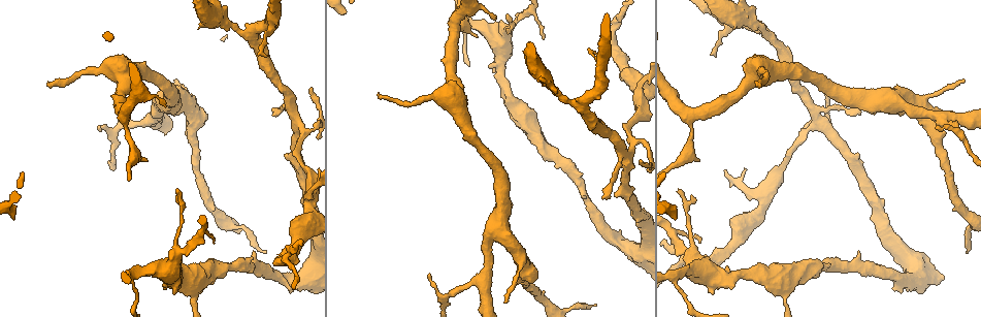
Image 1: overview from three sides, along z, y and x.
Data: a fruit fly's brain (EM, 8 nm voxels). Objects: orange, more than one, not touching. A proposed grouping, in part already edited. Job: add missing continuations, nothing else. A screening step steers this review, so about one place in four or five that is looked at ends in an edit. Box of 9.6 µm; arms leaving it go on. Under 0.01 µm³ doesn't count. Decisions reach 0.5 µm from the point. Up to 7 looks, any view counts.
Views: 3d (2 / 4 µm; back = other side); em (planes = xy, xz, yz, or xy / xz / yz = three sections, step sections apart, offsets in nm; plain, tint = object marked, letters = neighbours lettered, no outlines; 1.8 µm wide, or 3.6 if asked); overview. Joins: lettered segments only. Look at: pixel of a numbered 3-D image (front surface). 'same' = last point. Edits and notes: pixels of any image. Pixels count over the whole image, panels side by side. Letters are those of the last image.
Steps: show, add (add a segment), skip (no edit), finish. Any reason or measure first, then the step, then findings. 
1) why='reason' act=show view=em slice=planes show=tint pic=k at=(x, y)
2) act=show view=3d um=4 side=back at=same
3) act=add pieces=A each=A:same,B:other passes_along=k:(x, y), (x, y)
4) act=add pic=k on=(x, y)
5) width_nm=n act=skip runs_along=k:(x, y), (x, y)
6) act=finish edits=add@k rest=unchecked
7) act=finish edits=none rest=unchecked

why='tapers out' act=show view=3d um=4 pic=1 at=(756, 82)

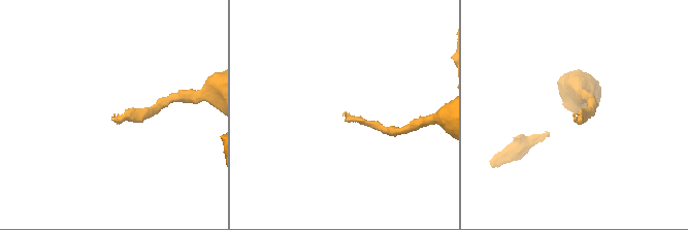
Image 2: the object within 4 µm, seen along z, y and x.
why='now the EM' act=show view=em slice=planes show=letters pic=2 at=(114, 116)

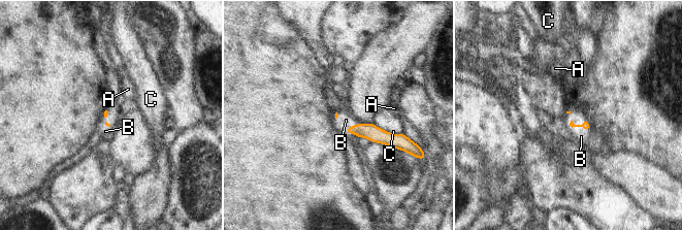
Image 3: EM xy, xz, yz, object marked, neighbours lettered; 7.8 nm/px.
longest_contact=C:240nm act=add pic=3 on=(581, 136) each=A:other,B:same,C:other found='the cell continues'

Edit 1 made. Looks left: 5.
why='sudden change in width' act=show view=em slice=planes show=letters pic=1 at=(687, 146)

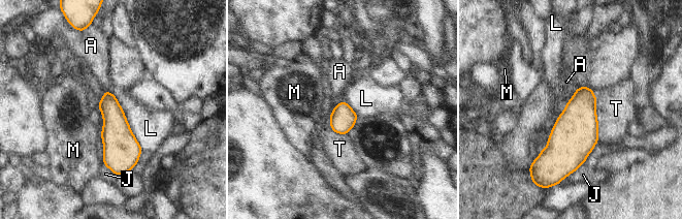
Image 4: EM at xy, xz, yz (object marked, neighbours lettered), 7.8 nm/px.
act=skip each=A:other,J:other,L:other,M:other,T:other border=4:(114, 94), (131, 132), (142, 150) found='no lettered segment goes on from it'

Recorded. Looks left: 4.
why='a fork' act=show view=em slice=xy step=4 show=letters pic=1 at=(115, 132)

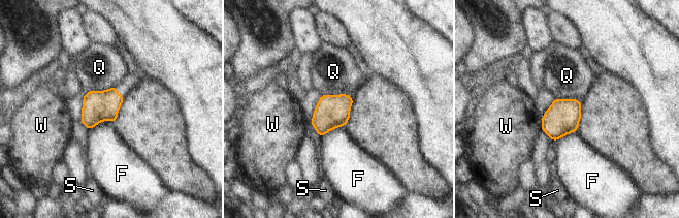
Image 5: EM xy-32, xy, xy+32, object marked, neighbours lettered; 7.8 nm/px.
width_nm=240 act=skip each=F:other,Q:other,S:other,W:other border=5:(321, 94), (347, 94), (352, 97) found='no lettered segment goes on from it'

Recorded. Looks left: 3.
act=finish edits=add@3 rest=unchecked

